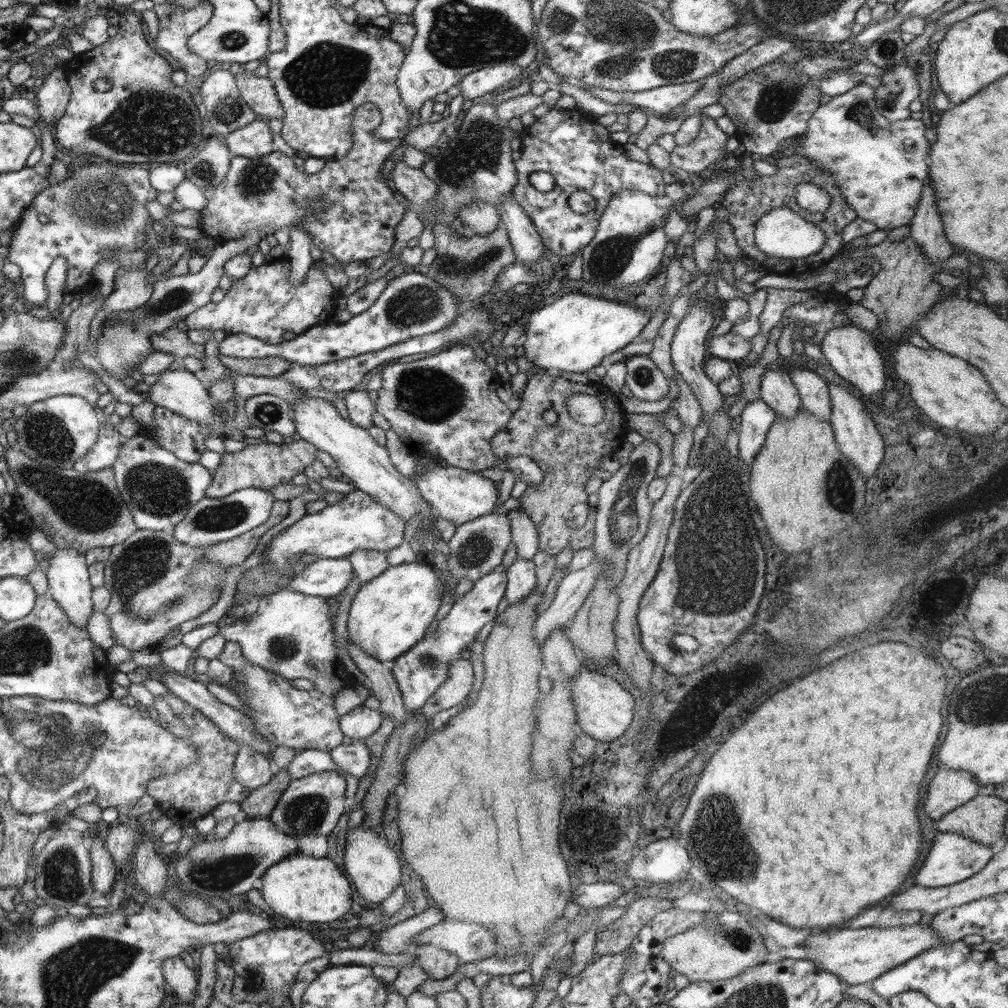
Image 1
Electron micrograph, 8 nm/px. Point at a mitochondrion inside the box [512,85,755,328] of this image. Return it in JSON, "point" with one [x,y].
{"point":[611,256]}

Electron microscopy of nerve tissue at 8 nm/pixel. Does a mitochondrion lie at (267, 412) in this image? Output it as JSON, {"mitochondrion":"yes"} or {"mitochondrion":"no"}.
{"mitochondrion":"yes"}

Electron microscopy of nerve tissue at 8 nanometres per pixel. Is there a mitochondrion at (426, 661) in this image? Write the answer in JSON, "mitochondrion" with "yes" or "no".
{"mitochondrion":"yes"}

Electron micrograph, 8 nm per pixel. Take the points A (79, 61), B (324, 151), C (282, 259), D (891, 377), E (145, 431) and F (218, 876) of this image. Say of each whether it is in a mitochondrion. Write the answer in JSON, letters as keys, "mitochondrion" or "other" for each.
{"A":"other","B":"other","C":"other","D":"other","E":"other","F":"mitochondrion"}

